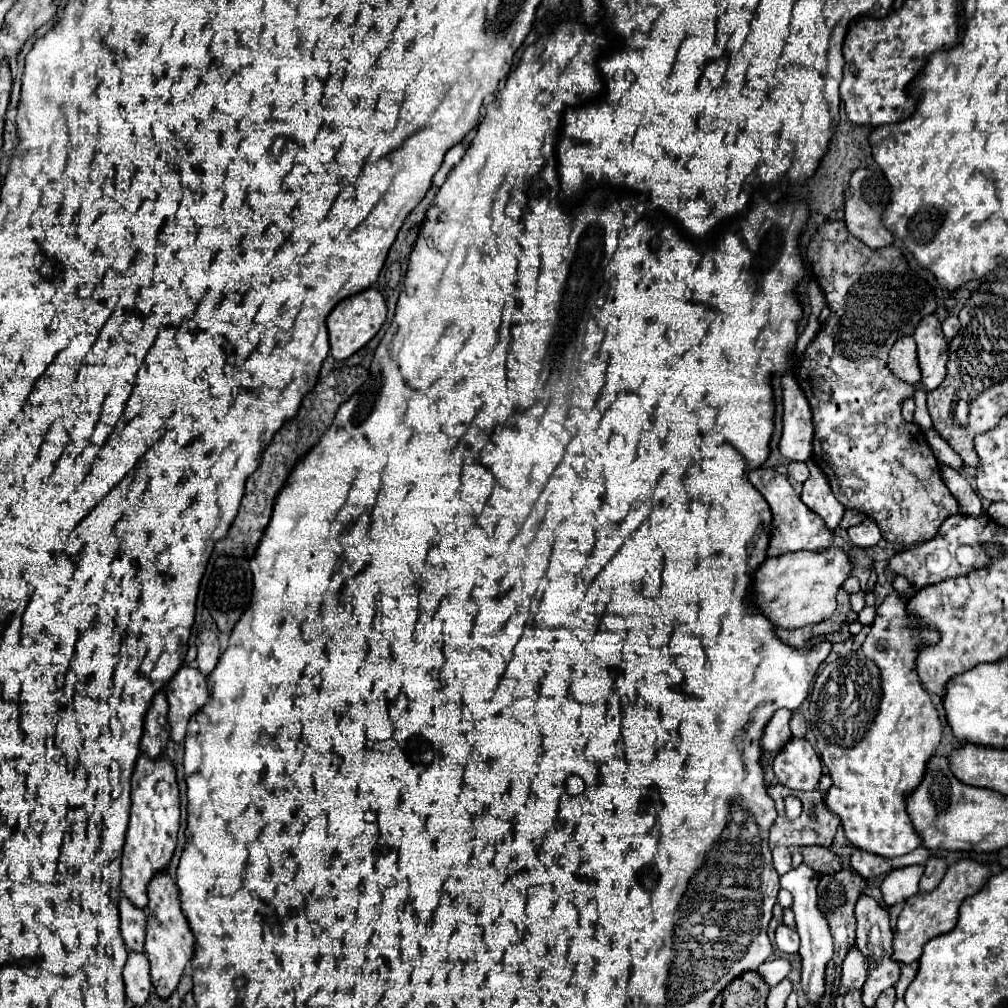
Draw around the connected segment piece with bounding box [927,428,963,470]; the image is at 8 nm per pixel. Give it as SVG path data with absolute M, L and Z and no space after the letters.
M929 428L927 440L929 440L929 446L933 448L933 454L937 456L939 464L947 464L947 466L951 466L951 468L955 468L955 470L961 468L963 460L961 460L961 458L951 450L951 446L935 432L935 428Z

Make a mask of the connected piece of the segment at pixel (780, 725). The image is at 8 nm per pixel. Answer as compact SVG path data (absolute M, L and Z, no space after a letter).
M777 710L773 714L773 718L769 720L765 734L761 738L761 746L765 752L779 752L783 748L783 744L791 738L791 730L789 730L791 716L793 716L793 712L789 712L789 710Z

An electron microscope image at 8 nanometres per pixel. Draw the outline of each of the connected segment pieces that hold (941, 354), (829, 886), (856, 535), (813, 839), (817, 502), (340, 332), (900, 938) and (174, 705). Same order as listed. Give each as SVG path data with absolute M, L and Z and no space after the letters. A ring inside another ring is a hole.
M925 316L913 336L917 342L921 382L927 390L935 390L945 380L945 364L949 352L941 332L941 322L935 316Z
M839 870L837 874L823 876L819 880L819 886L817 886L819 908L829 920L831 934L833 934L833 940L835 940L835 956L833 956L833 960L837 960L837 962L843 962L847 952L855 946L855 924L857 924L857 920L855 920L855 912L853 910L855 910L857 898L863 894L865 888L867 888L867 880L861 878L853 870Z
M865 518L861 524L849 528L847 534L849 534L849 540L853 544L863 546L863 548L871 548L881 540L881 532L879 532L877 524L873 520L869 520L869 518Z
M781 784L769 786L767 792L769 792L769 796L775 800L775 806L777 806L777 812L779 812L777 822L775 822L769 830L769 847L771 850L778 846L788 847L790 842L791 846L797 847L815 845L831 846L831 842L833 842L833 838L835 838L835 832L837 832L837 826L841 824L841 820L837 820L837 816L833 816L833 812L829 812L829 810L825 808L825 802L823 802L825 794L823 794L823 792L819 792L819 790L799 792L799 790L789 790L789 788L781 786ZM787 796L797 796L797 798L803 802L803 814L801 814L799 818L795 818L795 820L787 820L787 816L785 816L785 798L787 798ZM813 806L815 806L815 814L817 814L815 820L809 818L809 808L813 808Z
M813 460L807 462L809 466L809 480L803 484L803 492L801 492L801 500L805 502L805 506L809 506L815 514L819 514L825 522L825 526L829 526L831 530L835 530L843 518L843 504L833 496L829 482L825 480L825 474L821 472L821 468L817 468L817 464Z
M367 288L361 294L353 294L341 300L327 316L327 330L329 330L329 344L333 358L345 360L351 354L355 354L359 348L363 348L379 332L379 328L385 322L385 316L387 316L387 306L377 288Z
M959 860L953 866L949 866L947 874L943 876L941 884L929 892L929 894L915 894L911 896L905 906L903 912L899 914L897 926L895 926L895 936L893 936L893 960L899 964L909 964L919 960L921 952L923 952L923 944L929 942L931 938L949 932L959 918L959 906L965 898L973 896L975 892L979 892L987 878L991 876L989 868L975 862L975 860Z
M181 666L177 674L169 680L165 696L169 702L167 718L171 726L171 740L179 744L185 738L185 724L189 722L189 718L209 700L205 676L197 668Z

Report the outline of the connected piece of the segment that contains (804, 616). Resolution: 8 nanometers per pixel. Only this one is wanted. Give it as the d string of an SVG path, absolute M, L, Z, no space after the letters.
M841 548L825 552L793 552L767 558L755 576L755 606L775 624L783 628L801 628L819 624L833 616L837 608L837 592L851 576L851 560Z

